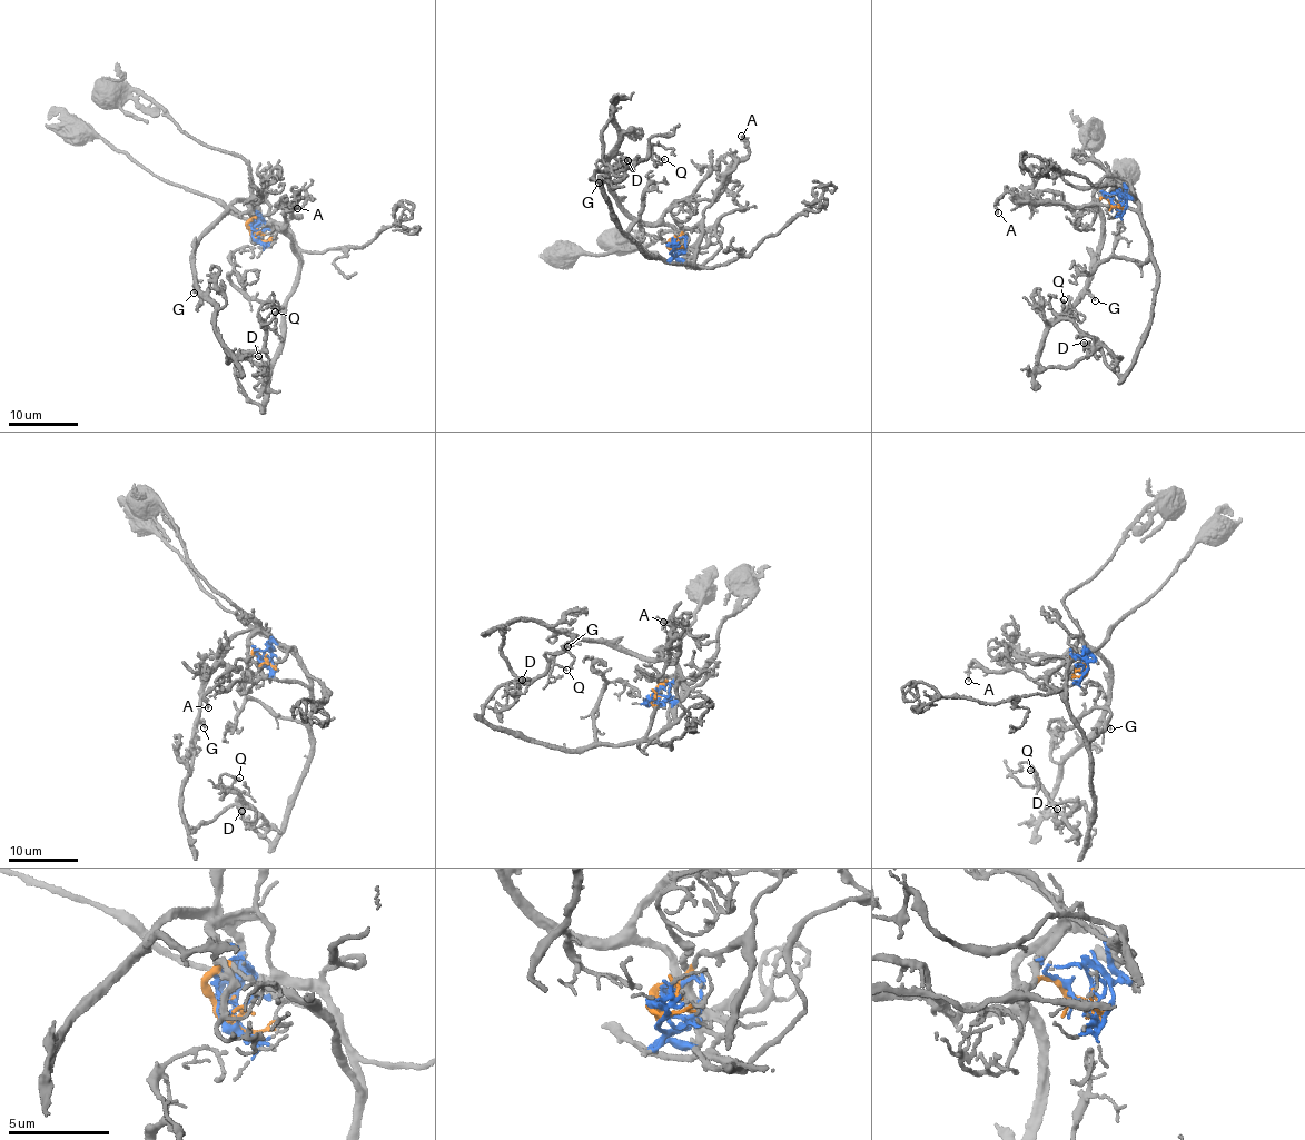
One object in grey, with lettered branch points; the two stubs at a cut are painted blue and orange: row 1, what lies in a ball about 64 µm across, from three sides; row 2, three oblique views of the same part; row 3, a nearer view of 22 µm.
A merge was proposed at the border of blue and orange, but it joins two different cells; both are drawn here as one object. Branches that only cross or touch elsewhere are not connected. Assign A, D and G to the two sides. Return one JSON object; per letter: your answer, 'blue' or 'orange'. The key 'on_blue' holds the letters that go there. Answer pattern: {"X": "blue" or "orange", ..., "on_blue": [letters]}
{"A": "orange", "D": "blue", "G": "blue", "on_blue": ["D", "G"]}

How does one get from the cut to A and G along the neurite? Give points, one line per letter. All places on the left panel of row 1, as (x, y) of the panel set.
A: (251, 231), (248, 222), (254, 217), (282, 229), (286, 221), (283, 215), (299, 192), (297, 208)
G: (251, 231), (256, 211), (240, 198), (233, 201), (200, 238), (194, 257), (194, 293)

